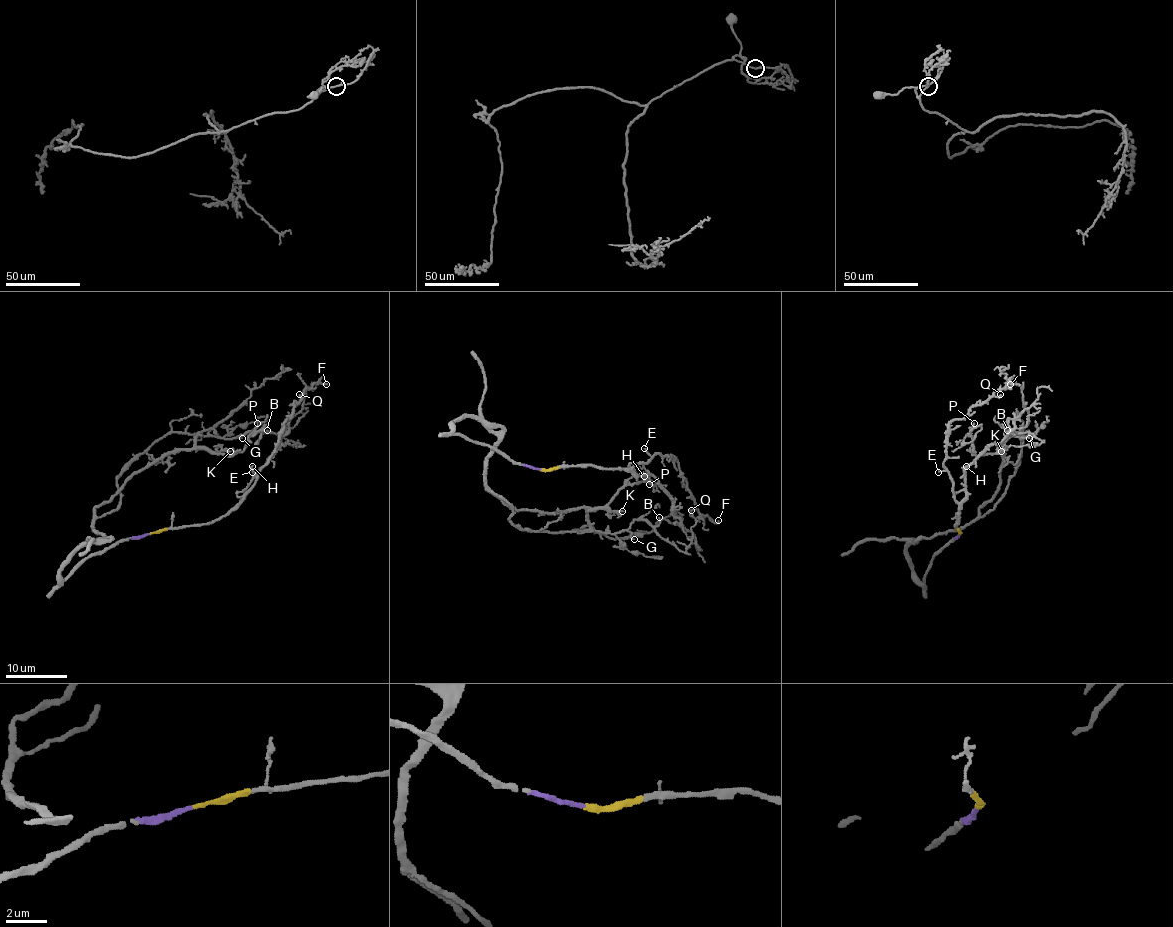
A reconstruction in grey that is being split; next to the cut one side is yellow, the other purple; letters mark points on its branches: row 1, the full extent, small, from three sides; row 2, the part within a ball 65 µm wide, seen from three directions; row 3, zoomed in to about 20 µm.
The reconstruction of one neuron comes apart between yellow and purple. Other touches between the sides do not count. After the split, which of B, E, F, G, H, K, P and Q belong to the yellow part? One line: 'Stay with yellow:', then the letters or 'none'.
Stay with yellow: E, F, H, Q

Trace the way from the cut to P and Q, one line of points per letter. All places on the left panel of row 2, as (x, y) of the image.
P: (149, 534), (61, 583), (106, 538), (95, 509), (123, 484), (180, 450), (240, 452), (257, 422)
Q: (149, 534), (206, 524), (224, 517), (243, 498), (266, 463), (275, 447), (278, 432), (303, 396), (299, 395)

